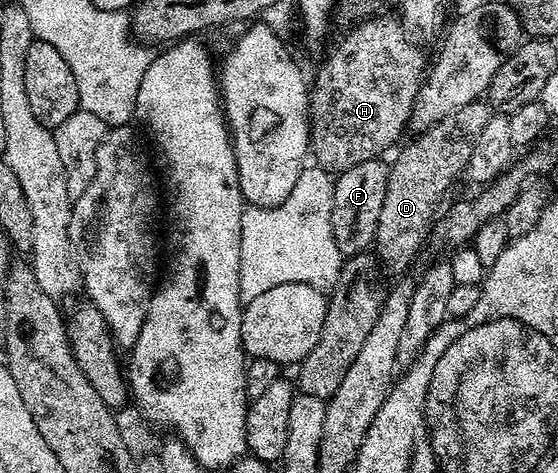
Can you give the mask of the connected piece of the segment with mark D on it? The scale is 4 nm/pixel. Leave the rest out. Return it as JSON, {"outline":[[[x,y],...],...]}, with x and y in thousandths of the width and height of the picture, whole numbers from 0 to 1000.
{"outline":[[[867,209],[823,224],[815,241],[801,241],[801,249],[760,273],[749,285],[754,290],[737,298],[713,326],[711,340],[697,347],[694,410],[686,410],[672,510],[672,539],[688,573],[692,567],[697,575],[719,575],[711,579],[731,577],[726,573],[733,556],[746,545],[754,512],[763,507],[778,471],[783,429],[796,419],[812,378],[832,366],[837,342],[844,342],[844,317],[851,317],[851,300],[858,283],[866,283],[866,266],[873,266],[878,243],[878,222]]]}

